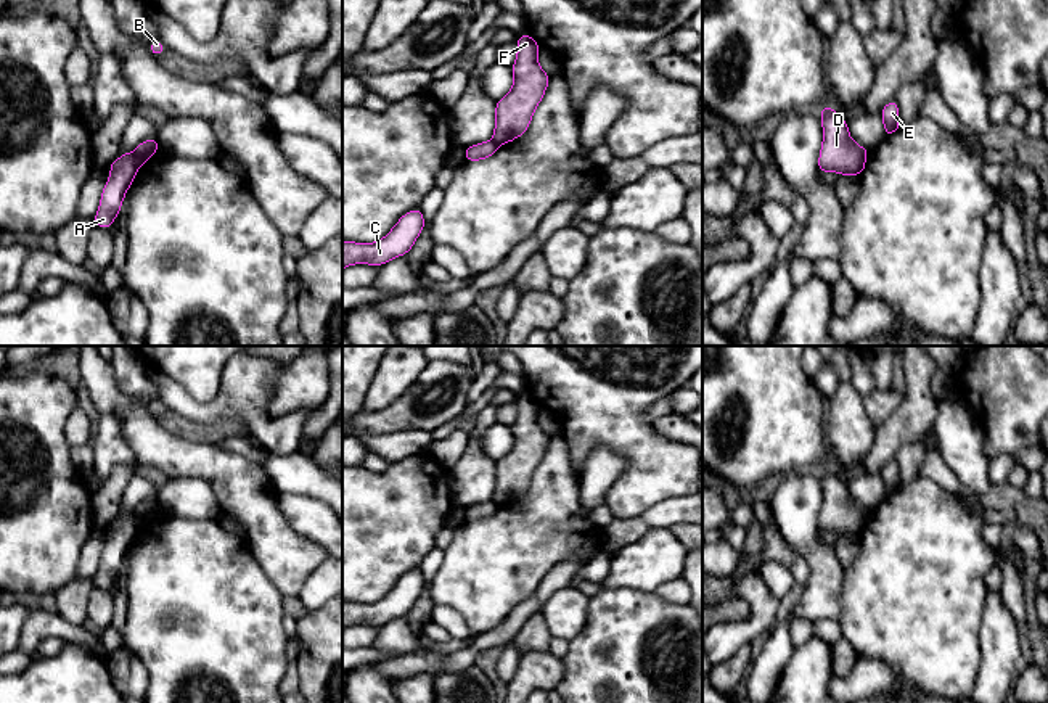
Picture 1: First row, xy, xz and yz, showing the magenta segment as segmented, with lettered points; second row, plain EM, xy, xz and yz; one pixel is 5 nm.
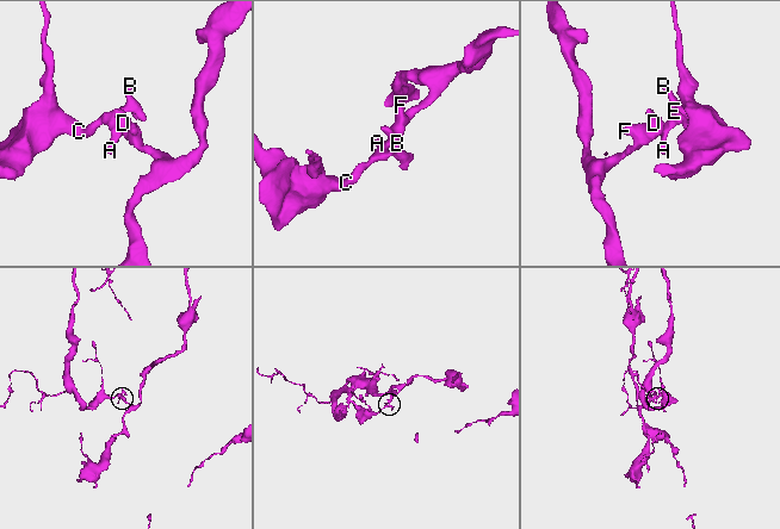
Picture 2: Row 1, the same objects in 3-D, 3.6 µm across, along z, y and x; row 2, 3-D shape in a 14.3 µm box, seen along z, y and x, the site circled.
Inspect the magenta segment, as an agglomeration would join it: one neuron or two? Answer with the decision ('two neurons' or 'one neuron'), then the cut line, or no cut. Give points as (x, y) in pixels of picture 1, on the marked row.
two neurons; cut xy (134, 152), (134, 161), (139, 166)

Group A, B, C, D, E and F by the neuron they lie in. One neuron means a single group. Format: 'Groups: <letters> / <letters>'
Groups: A B C E / D F

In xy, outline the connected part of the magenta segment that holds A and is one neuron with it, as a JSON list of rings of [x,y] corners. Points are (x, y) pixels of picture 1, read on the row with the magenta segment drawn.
[[[124,153],[119,159],[113,159],[109,167],[109,179],[103,188],[98,212],[93,217],[96,227],[108,230],[111,230],[113,222],[122,208],[124,195],[138,172],[135,153]]]

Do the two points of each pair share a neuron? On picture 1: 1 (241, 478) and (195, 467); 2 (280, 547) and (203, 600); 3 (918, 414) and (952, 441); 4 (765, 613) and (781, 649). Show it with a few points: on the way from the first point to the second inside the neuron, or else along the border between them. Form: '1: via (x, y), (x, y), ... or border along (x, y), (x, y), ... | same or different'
1: via (230, 475), (219, 467), (206, 467) | same
2: border along (246, 544), (269, 581), (280, 592) | different
3: border along (939, 401), (933, 427) | different
4: border along (775, 623), (769, 631) | different

